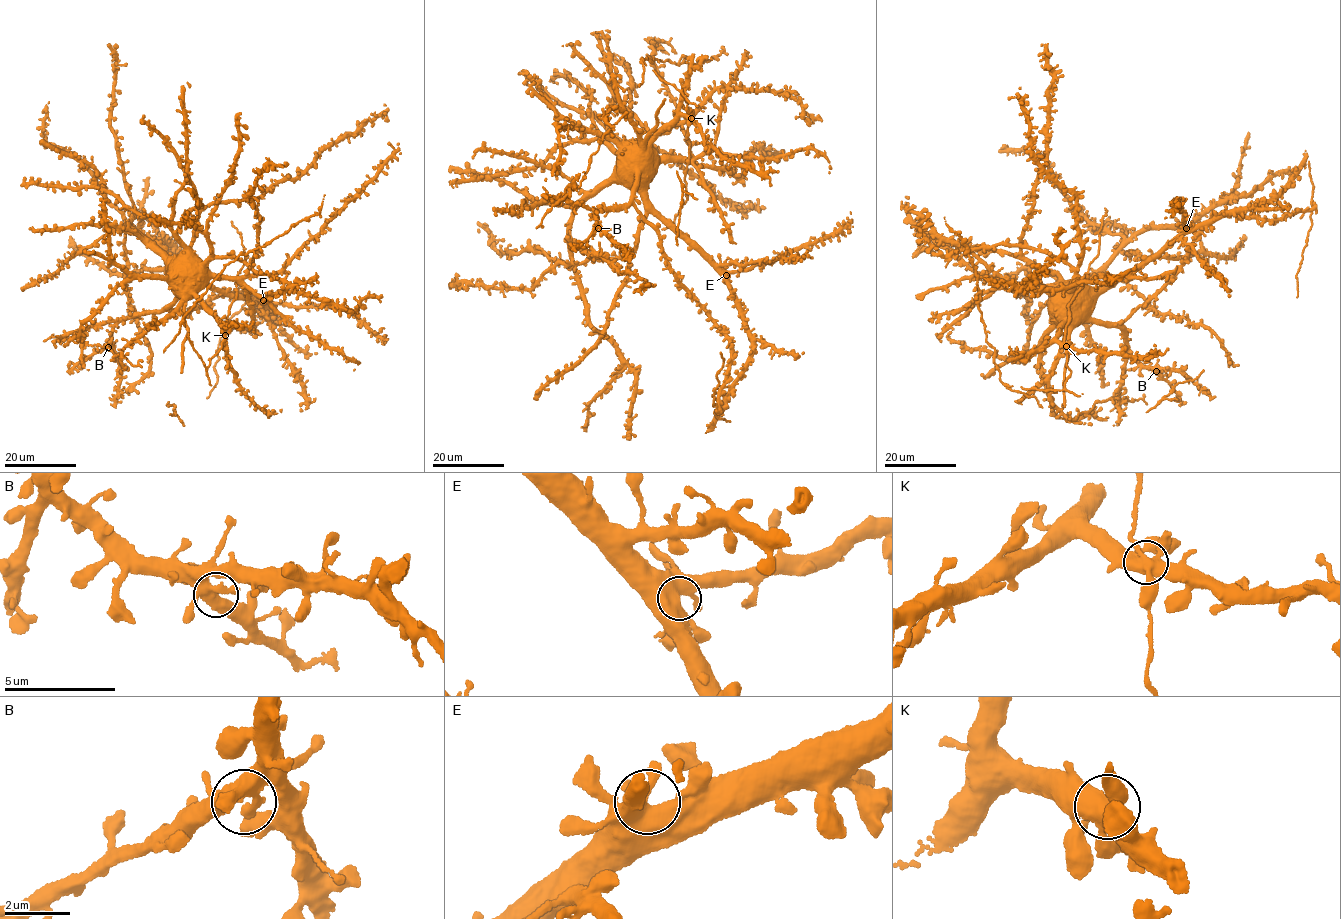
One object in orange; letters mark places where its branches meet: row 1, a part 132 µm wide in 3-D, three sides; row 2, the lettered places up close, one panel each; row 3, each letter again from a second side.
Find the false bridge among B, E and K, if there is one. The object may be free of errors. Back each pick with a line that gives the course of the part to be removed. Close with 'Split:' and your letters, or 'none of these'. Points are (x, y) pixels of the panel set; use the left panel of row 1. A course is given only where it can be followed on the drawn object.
Split: none of these

